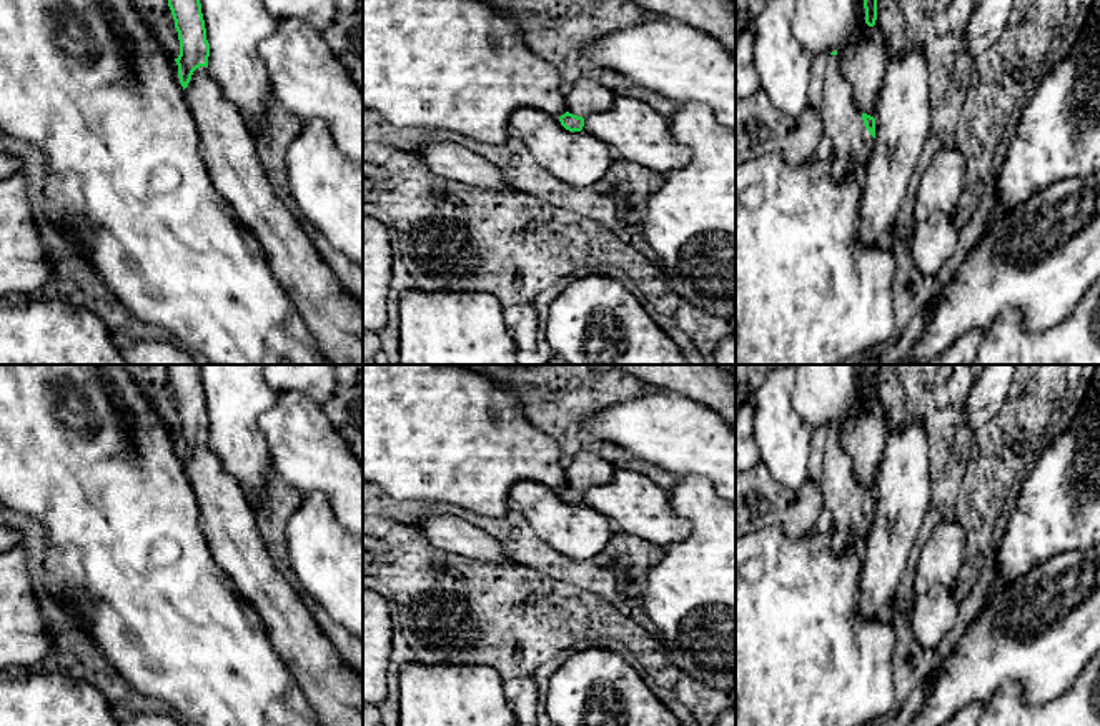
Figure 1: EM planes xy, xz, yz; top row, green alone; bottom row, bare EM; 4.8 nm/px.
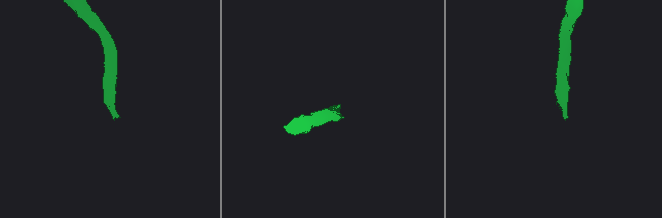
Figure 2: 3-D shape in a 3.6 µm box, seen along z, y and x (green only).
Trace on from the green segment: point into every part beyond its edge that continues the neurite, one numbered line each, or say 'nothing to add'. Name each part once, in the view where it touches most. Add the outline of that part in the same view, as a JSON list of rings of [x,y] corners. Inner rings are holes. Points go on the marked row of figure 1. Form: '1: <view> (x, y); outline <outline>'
1: xy (333, 317); outline [[[208,67],[196,68],[183,92],[201,137],[203,158],[215,190],[263,246],[275,276],[288,291],[318,348],[336,365],[363,365],[363,305],[338,281],[293,210],[280,200],[238,107],[223,97]]]

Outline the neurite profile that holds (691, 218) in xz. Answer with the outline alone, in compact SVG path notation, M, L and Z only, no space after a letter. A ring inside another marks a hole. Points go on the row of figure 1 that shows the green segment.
M694 102L677 107L669 127L682 145L692 148L692 158L684 168L666 173L662 185L649 196L644 238L659 256L661 268L671 270L666 278L679 300L736 321L736 132L719 125L707 105Z

